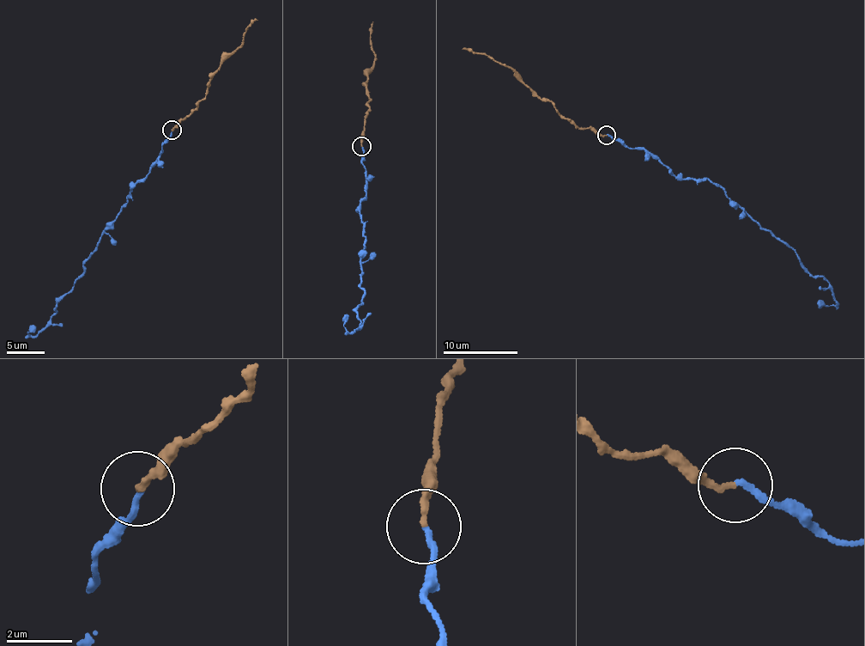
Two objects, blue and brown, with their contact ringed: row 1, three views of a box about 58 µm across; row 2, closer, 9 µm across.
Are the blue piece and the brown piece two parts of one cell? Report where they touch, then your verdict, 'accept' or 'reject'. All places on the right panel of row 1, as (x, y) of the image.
(607, 135) | accept

